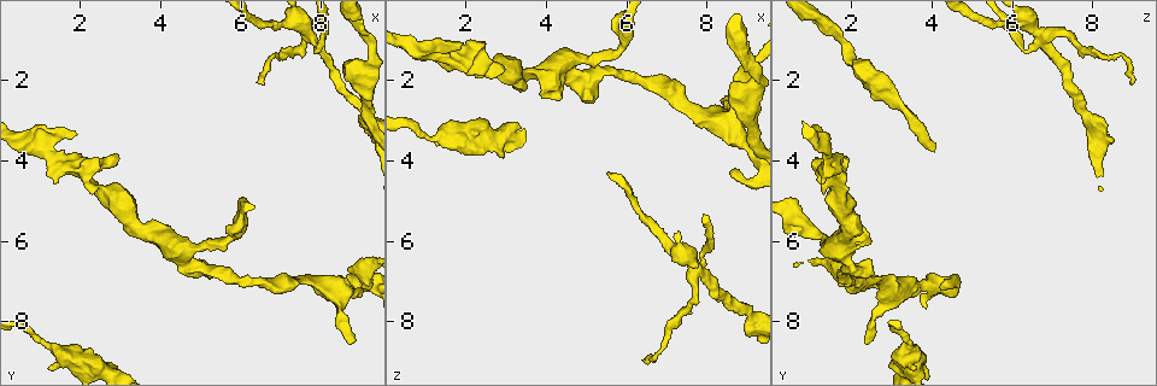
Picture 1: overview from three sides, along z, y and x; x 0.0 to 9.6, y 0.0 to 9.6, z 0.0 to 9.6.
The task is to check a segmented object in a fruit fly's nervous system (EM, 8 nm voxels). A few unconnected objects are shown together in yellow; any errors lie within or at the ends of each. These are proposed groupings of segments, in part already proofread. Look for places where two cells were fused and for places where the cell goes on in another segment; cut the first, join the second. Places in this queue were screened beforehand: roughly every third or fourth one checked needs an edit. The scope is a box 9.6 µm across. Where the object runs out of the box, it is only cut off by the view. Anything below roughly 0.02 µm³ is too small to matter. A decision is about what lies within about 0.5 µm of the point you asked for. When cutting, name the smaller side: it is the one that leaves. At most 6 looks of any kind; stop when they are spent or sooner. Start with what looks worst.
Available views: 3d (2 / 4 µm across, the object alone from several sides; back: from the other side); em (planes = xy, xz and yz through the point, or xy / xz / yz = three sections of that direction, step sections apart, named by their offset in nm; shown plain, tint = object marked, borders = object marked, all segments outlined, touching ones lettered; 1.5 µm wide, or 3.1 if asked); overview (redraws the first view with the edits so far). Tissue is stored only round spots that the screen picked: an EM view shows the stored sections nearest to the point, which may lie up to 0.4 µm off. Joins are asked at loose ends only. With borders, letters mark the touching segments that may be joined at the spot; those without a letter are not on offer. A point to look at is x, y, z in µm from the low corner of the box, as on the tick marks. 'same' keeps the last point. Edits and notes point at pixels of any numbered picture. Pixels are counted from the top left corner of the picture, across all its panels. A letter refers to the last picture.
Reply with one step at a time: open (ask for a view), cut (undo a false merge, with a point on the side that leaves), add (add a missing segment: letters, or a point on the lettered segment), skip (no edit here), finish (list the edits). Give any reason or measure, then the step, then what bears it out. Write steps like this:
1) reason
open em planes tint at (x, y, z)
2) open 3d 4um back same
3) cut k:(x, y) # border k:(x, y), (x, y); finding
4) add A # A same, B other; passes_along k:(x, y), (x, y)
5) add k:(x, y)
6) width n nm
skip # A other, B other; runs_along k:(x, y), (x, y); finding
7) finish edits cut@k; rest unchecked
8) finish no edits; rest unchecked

sudden change in width
open 3d 4um at (7.70, 0.95, 6.75)

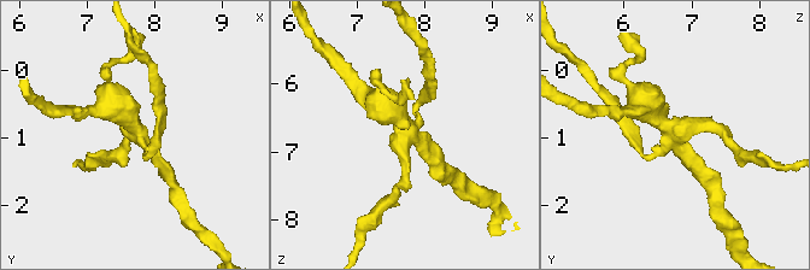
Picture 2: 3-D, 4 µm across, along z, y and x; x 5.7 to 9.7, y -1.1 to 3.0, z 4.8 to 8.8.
open em planes borders at (7.75, 0.85, 6.75)

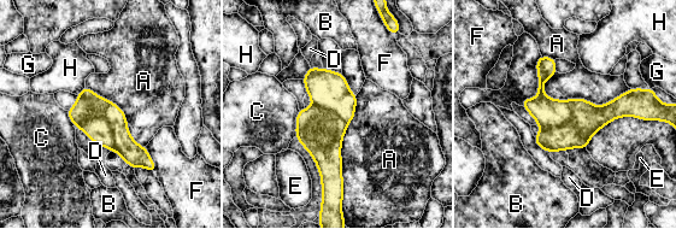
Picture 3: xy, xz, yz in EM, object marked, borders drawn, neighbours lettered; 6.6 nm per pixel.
arms 4
cut 3:(87, 113) # A other, B other, C other, D other, E other, F other, G other, H other; border 3:(109, 103), (103, 116), (113, 150); two cells meet here

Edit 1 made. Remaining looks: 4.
sharp bend
open em planes tint at (1.15, 3.80, 1.30)

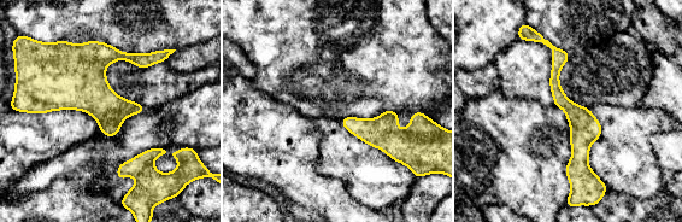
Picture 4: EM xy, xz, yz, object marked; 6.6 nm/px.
what lies round it
open em planes borders same

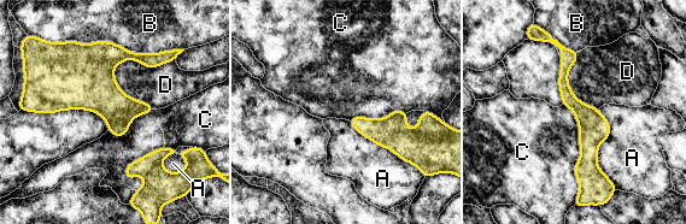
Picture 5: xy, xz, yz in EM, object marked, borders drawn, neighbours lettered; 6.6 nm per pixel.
skip # A other, B other, C other, D other; runs_along 5:(564, 51), (564, 90), (588, 118), (587, 182); all the same cell

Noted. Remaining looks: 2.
thin neck
open em xz step 8 plain at (0.95, 8.45, 3.40)

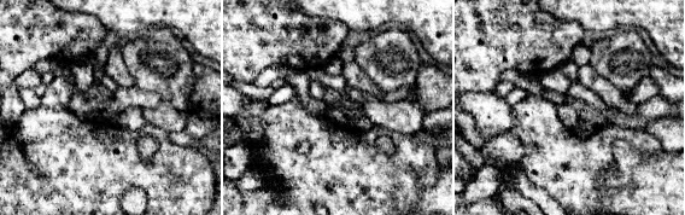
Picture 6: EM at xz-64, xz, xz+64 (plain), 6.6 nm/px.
see the neighbours
open em xz step 8 borders same

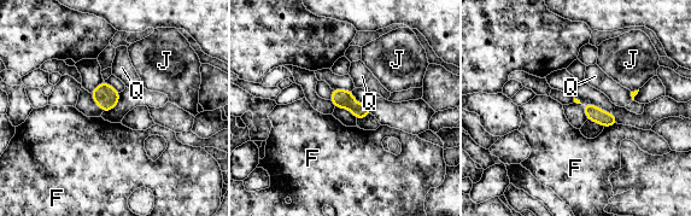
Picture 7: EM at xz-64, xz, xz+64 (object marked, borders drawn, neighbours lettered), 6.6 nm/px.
skip # F other, J other, Q other; border 7:(616, 123), (604, 127); one cell here

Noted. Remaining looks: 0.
finish edits cut@3; rest unchecked

